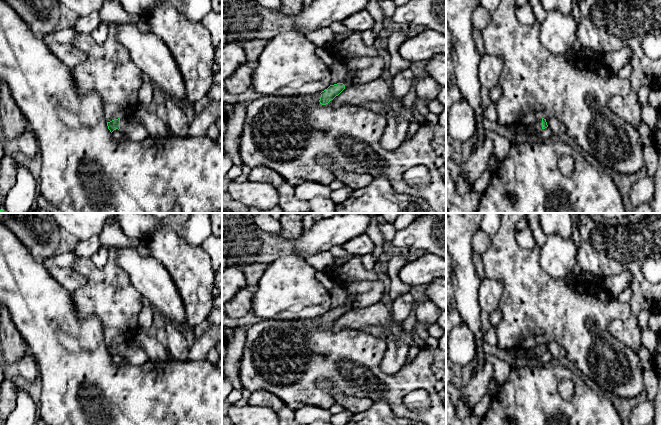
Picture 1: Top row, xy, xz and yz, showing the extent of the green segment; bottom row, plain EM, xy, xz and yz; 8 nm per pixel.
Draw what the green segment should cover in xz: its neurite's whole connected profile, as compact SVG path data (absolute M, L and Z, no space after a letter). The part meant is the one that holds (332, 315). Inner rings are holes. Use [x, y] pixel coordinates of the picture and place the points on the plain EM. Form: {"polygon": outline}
{"polygon": "M382 276L373 281L356 281L348 287L348 298L342 307L330 309L322 315L320 328L326 329L345 312L353 309L366 308L377 302L386 300L387 280Z"}

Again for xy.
{"polygon": "M121 341L107 346L107 350L111 357L116 353L121 354L125 357L126 362L133 365L141 365L150 360L145 350L127 341Z"}

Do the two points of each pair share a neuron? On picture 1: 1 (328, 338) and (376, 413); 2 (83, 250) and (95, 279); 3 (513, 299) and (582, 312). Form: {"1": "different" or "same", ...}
{"1": "different", "2": "different", "3": "same"}

